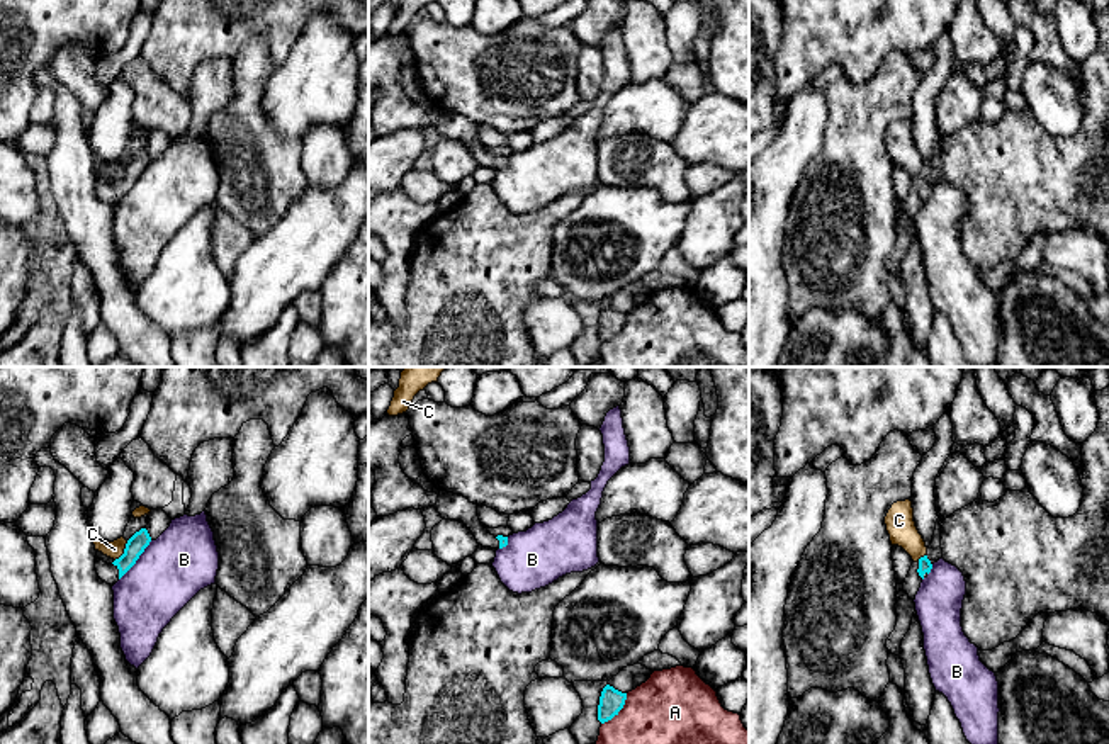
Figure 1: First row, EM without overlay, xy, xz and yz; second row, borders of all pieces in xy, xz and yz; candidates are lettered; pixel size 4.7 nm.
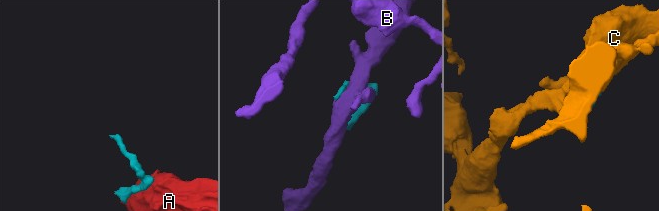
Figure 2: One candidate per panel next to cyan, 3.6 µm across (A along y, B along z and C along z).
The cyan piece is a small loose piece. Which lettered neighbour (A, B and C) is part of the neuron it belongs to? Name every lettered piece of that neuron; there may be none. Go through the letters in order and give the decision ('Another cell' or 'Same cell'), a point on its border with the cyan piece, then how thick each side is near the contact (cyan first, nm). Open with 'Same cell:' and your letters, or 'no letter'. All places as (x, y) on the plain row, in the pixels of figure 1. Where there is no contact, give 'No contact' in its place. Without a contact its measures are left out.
Same cell: no letter
A: Another cell. Touches cyan at xz (619, 330). Thickness 120 nm (cyan) against 500 nm
B: Another cell. Touches cyan at xy (136, 179). Thickness 90 nm (cyan) against 320 nm
C: Another cell. Touches cyan at xy (124, 170). Thickness 90 nm (cyan) against 80 nm

